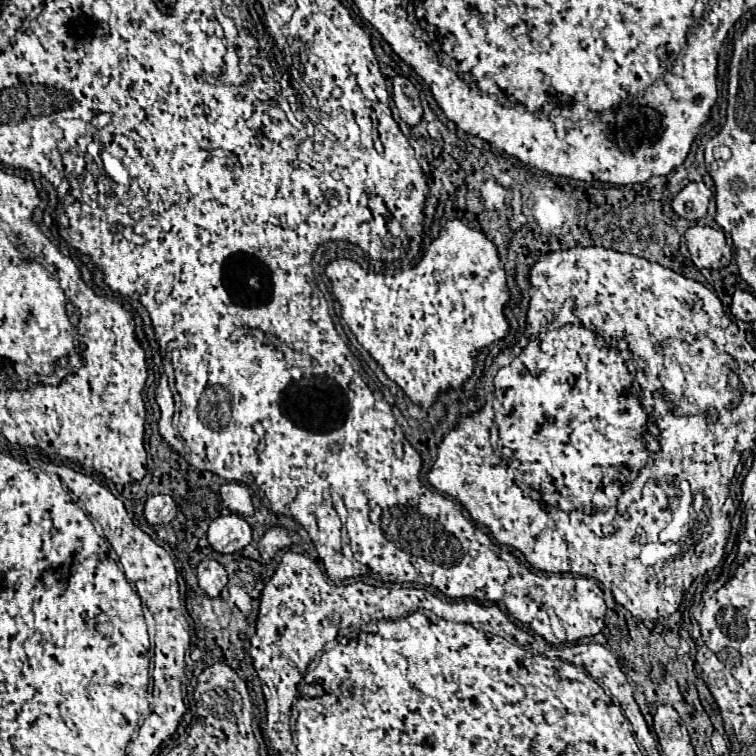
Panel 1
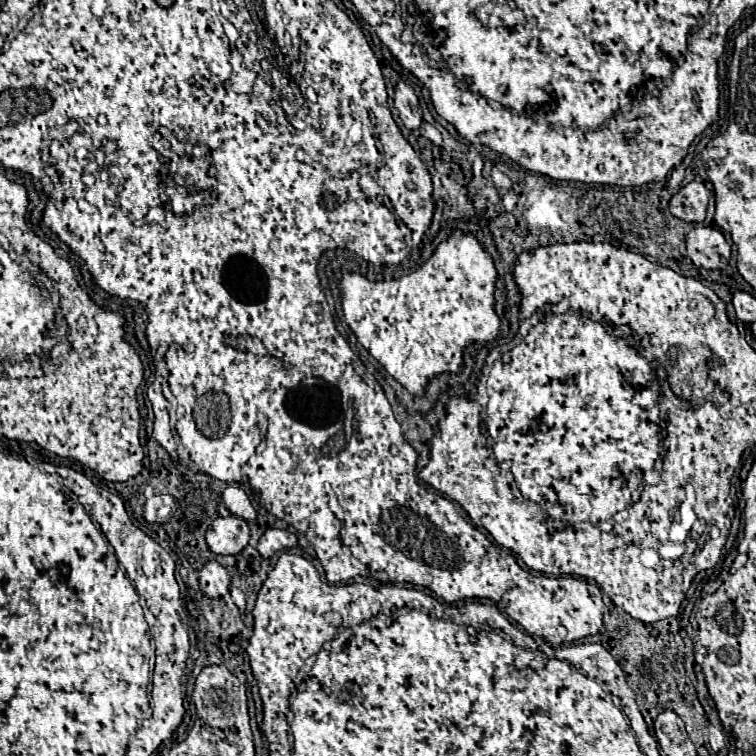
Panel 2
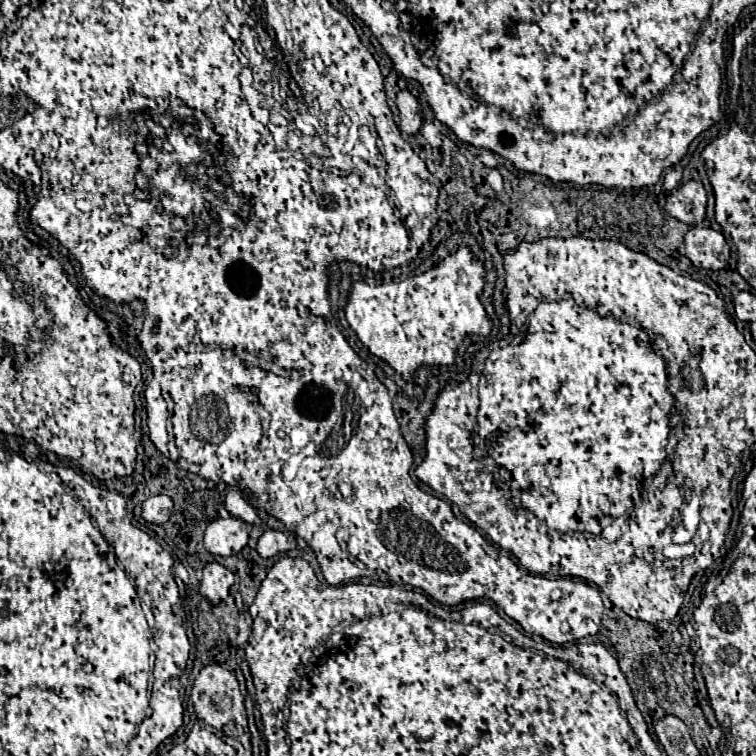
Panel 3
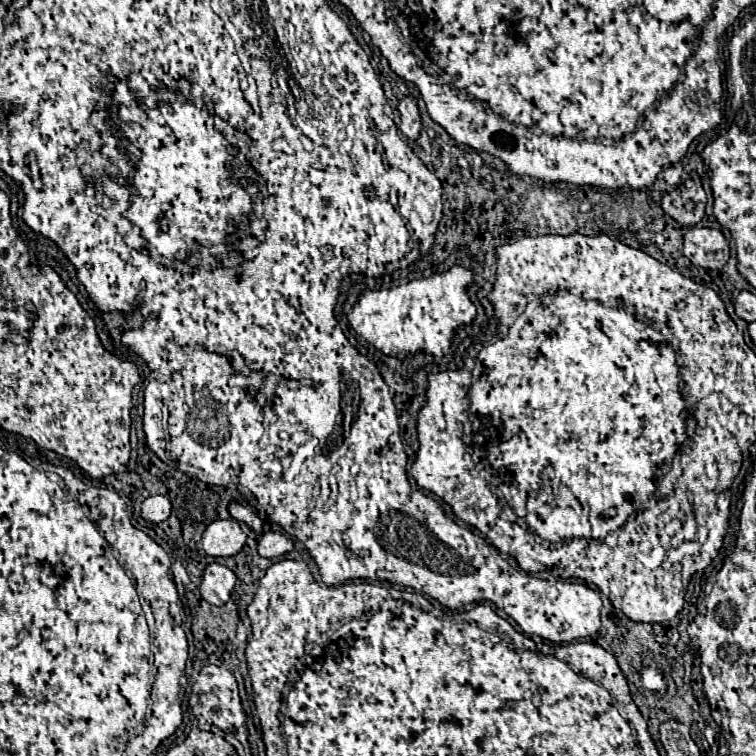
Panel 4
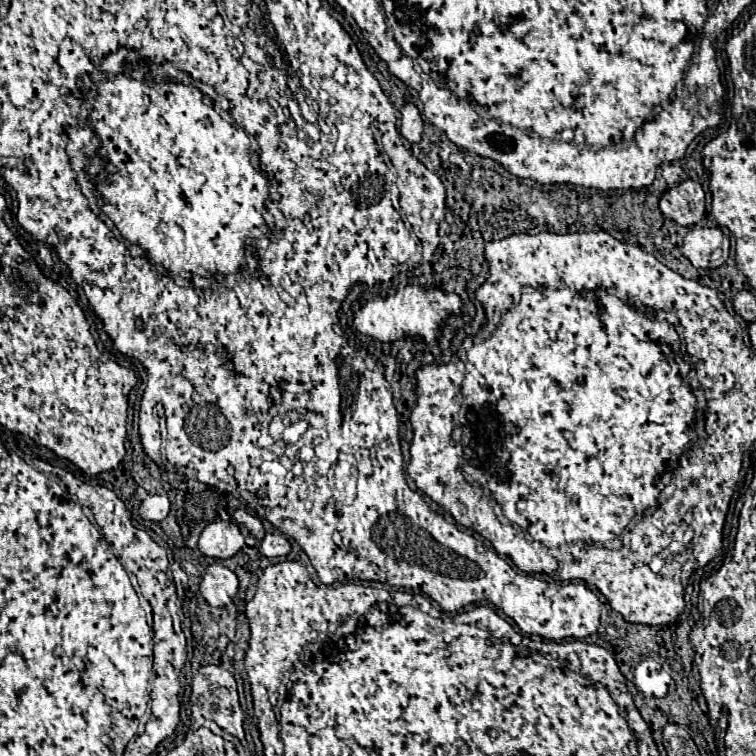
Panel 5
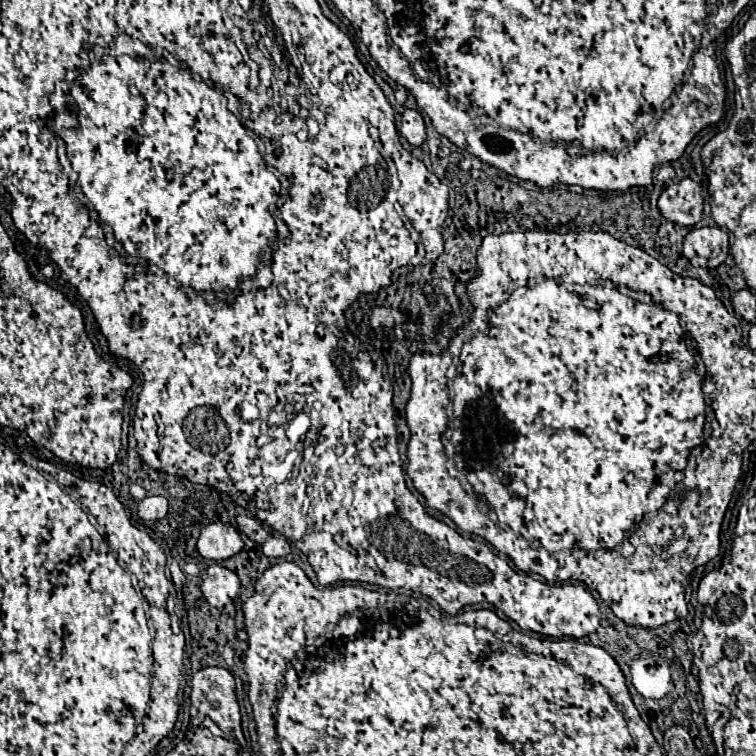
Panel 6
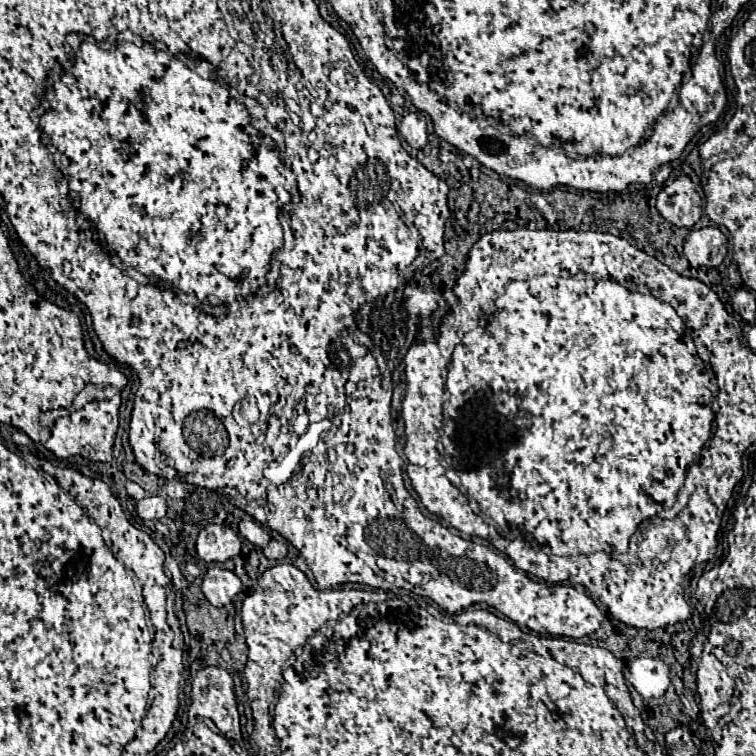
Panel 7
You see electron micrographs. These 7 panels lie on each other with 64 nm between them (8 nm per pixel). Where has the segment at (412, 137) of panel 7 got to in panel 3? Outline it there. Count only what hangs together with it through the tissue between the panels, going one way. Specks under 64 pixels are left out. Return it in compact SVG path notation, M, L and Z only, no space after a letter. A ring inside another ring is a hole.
M402 90L402 92L398 92L396 106L400 110L400 120L402 120L400 130L406 134L416 134L422 126L422 116L418 114L416 98L408 90Z

